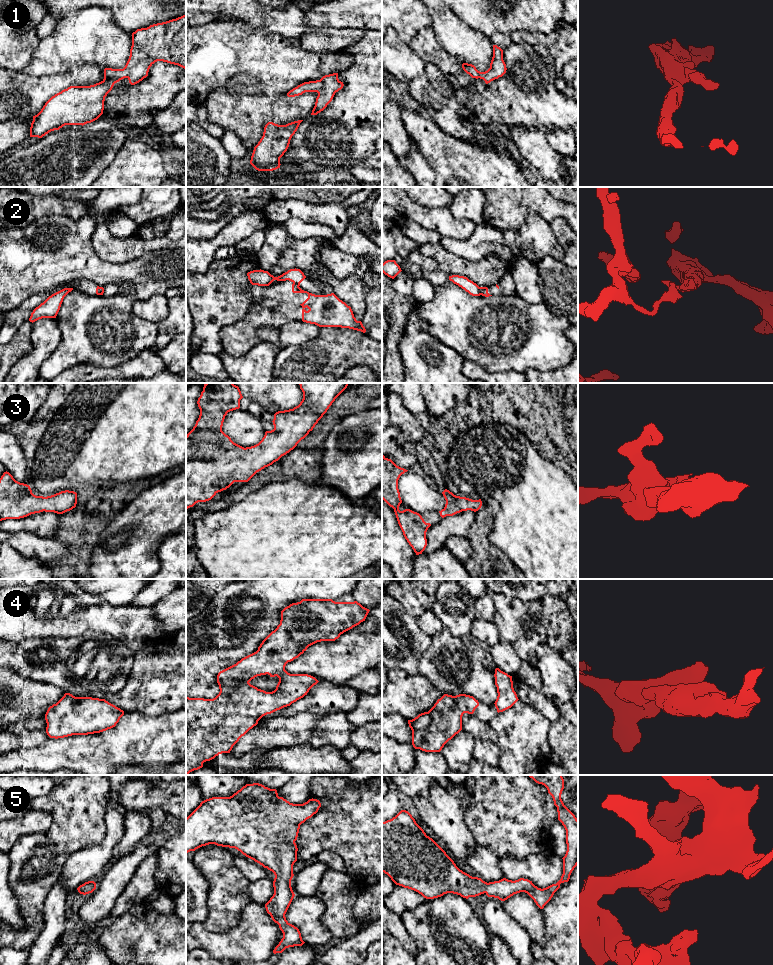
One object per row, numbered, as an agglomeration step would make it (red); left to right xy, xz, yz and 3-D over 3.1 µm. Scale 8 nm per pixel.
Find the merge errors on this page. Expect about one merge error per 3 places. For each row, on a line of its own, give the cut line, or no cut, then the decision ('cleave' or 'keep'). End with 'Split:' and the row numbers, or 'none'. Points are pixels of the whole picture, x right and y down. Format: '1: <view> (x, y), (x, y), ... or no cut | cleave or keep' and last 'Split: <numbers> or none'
1: no cut | keep
2: no cut | keep
3: no cut | keep
4: no cut | keep
5: no cut | keep
Split: none

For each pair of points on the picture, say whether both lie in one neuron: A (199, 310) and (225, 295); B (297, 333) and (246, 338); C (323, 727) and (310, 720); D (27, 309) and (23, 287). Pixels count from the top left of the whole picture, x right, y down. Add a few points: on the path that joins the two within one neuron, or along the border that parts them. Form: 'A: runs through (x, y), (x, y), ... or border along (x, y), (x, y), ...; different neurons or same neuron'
A: runs through (205, 310), (219, 297); same neuron
B: border along (301, 320), (292, 320), (284, 323), (279, 328); different neurons
C: border along (322, 716), (316, 723), (307, 742); different neurons
D: border along (47, 292), (33, 294), (10, 310); different neurons

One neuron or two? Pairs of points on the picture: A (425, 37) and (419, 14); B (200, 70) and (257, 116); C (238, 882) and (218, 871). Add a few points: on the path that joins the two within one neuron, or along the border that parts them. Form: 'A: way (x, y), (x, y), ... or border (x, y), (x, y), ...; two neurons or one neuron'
A: border (431, 26), (421, 28), (408, 43); two neurons
B: border (241, 74), (225, 86), (213, 90), (203, 102); two neurons
C: way (233, 882), (229, 882), (223, 876); one neuron

